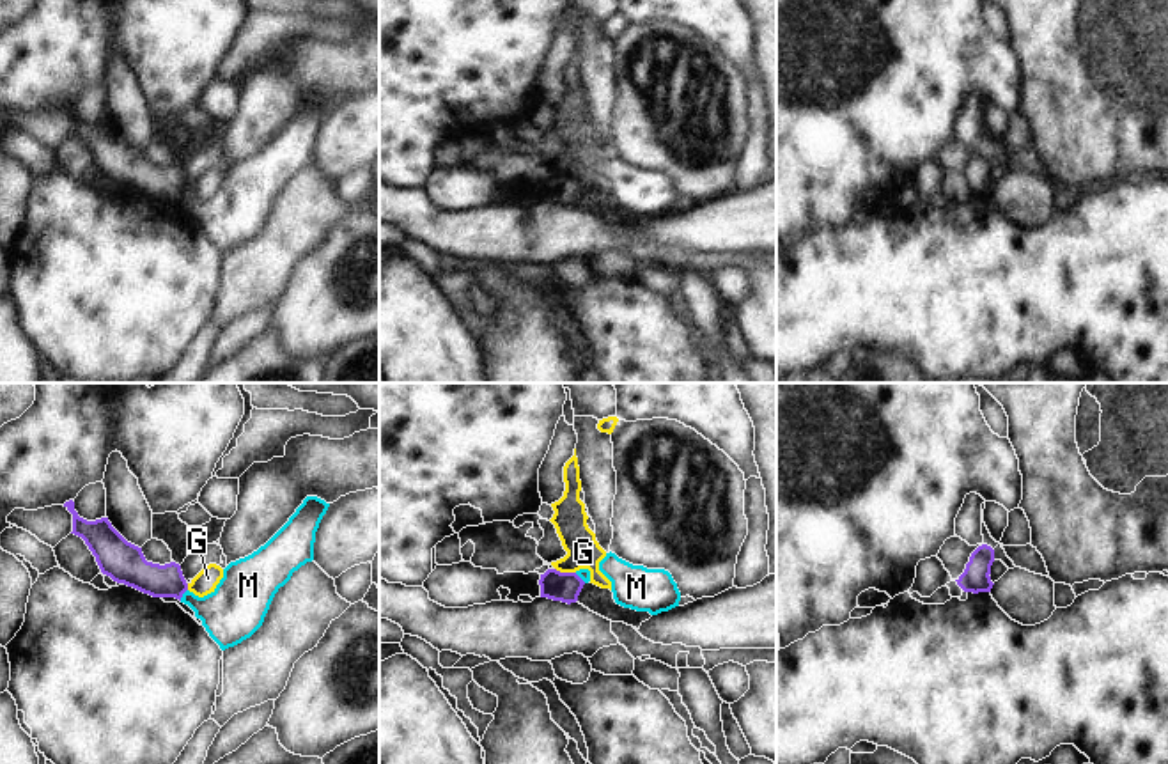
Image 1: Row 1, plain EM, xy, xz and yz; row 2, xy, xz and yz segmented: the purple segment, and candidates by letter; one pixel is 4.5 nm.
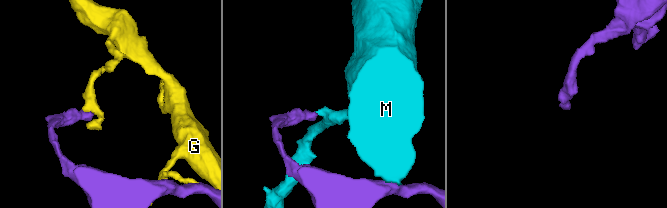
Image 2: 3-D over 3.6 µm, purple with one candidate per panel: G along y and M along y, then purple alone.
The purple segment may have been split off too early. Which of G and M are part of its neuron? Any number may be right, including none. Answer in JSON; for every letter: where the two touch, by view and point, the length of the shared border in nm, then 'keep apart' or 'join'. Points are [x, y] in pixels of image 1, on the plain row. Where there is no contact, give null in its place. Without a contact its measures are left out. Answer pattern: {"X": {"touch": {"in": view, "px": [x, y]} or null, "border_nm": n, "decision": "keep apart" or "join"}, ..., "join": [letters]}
{"G": {"touch": {"in": "xz", "px": [566, 176]}, "border_nm": 100, "decision": "keep apart"}, "M": {"touch": {"in": "xy", "px": [183, 195]}, "border_nm": 70, "decision": "keep apart"}, "join": []}

